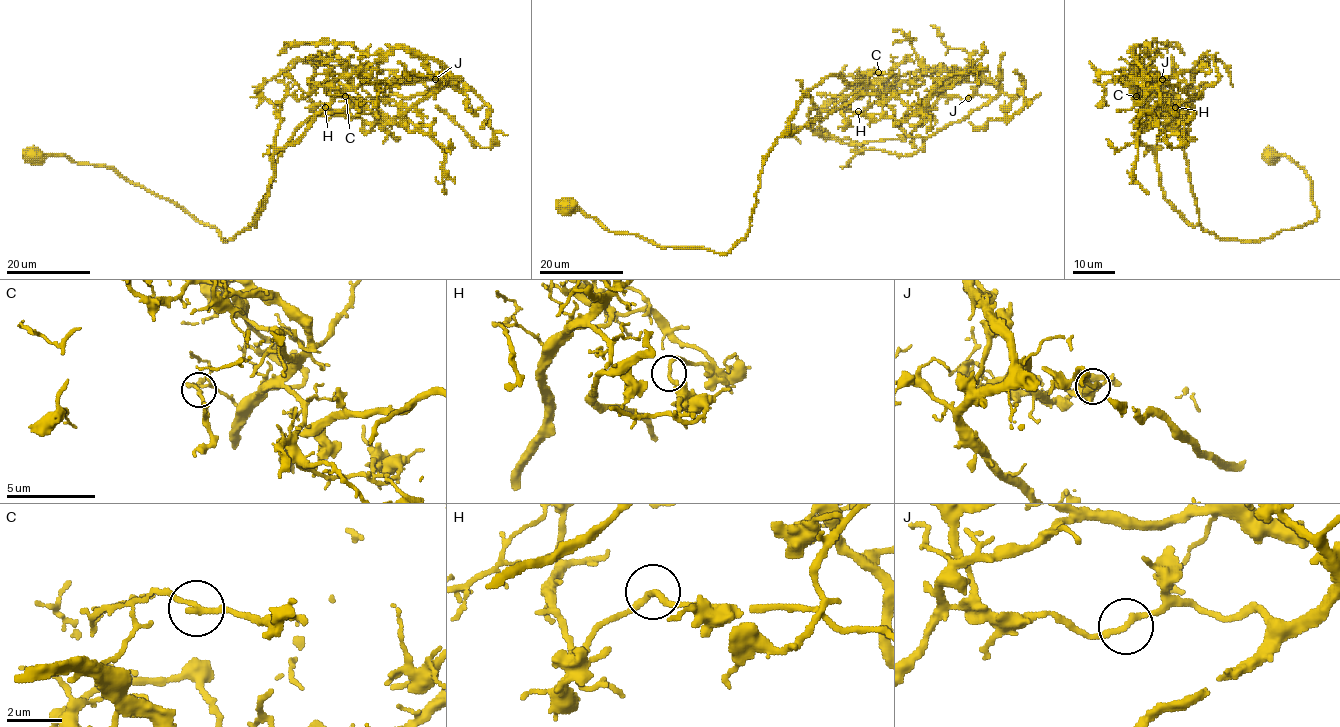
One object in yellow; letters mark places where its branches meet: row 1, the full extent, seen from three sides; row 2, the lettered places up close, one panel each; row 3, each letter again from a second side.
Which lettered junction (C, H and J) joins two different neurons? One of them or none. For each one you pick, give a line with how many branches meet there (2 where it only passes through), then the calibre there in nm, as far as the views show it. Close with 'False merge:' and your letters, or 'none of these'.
H: 2 branches meet; 220 nm thick
False merge: H

